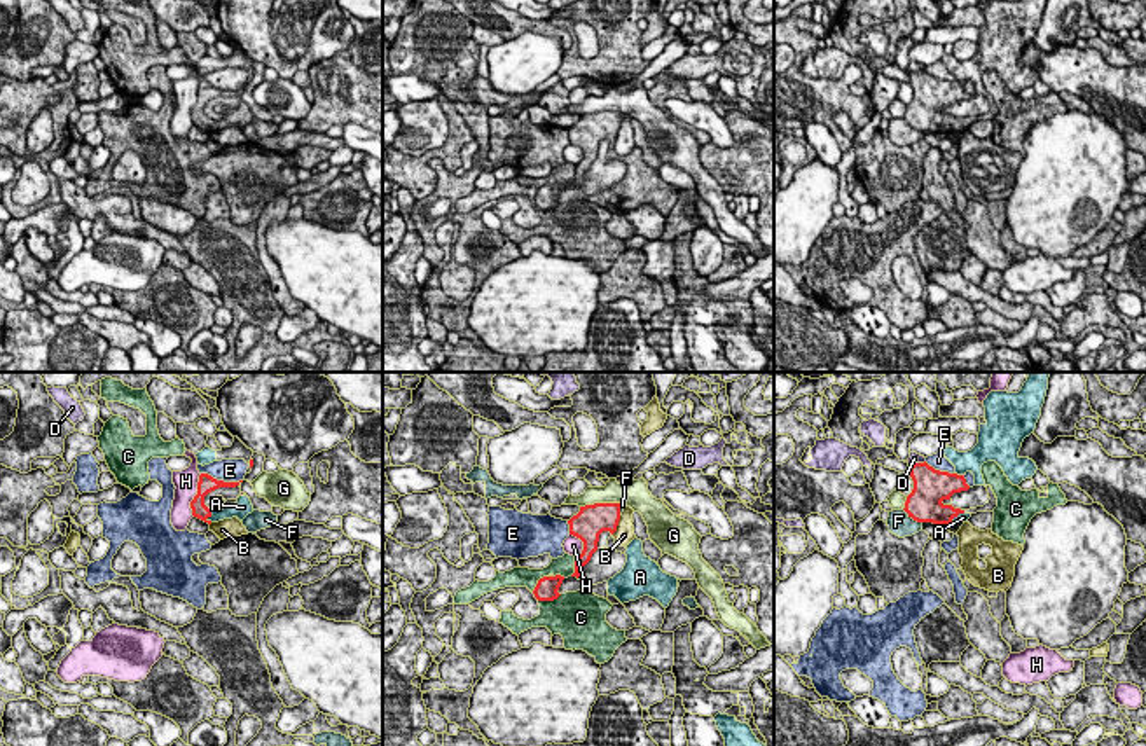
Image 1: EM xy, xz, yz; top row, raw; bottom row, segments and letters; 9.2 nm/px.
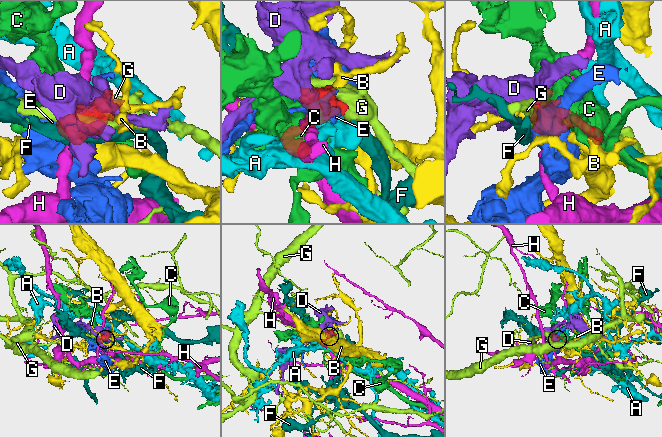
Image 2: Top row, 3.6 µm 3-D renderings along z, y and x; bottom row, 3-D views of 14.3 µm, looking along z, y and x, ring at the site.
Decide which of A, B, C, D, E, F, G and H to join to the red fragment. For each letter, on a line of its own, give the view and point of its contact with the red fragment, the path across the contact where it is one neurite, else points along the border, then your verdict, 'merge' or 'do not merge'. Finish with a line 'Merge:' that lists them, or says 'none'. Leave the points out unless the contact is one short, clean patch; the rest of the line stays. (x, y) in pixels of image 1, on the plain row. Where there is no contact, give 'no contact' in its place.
A: meets red in xy at (210, 124); merge
B: meets red in xz at (617, 133); do not merge
C: meets red in xz at (549, 208); do not merge
D: meets red in yz at (916, 72); do not merge
E: meets red in xy at (222, 89); do not merge
F: meets red in yz at (912, 126); border along yz (902, 117), (921, 131); do not merge
G: meets red in xz at (600, 112); do not merge
H: meets red in xy at (196, 103); do not merge
Merge: A

